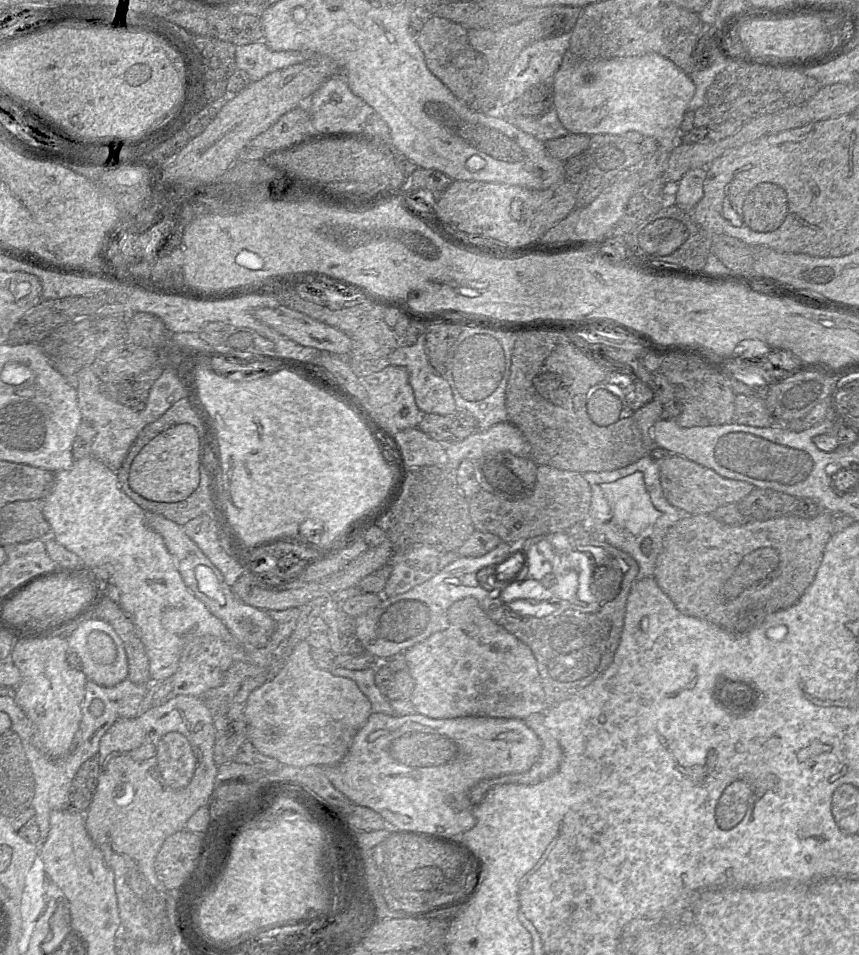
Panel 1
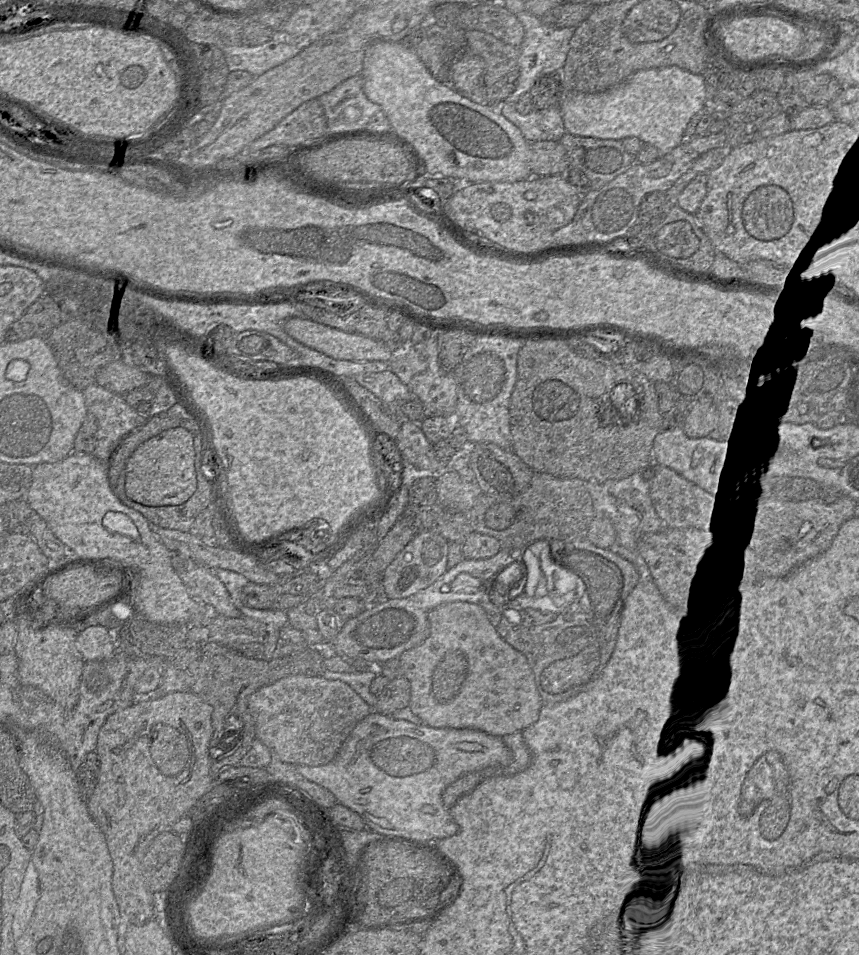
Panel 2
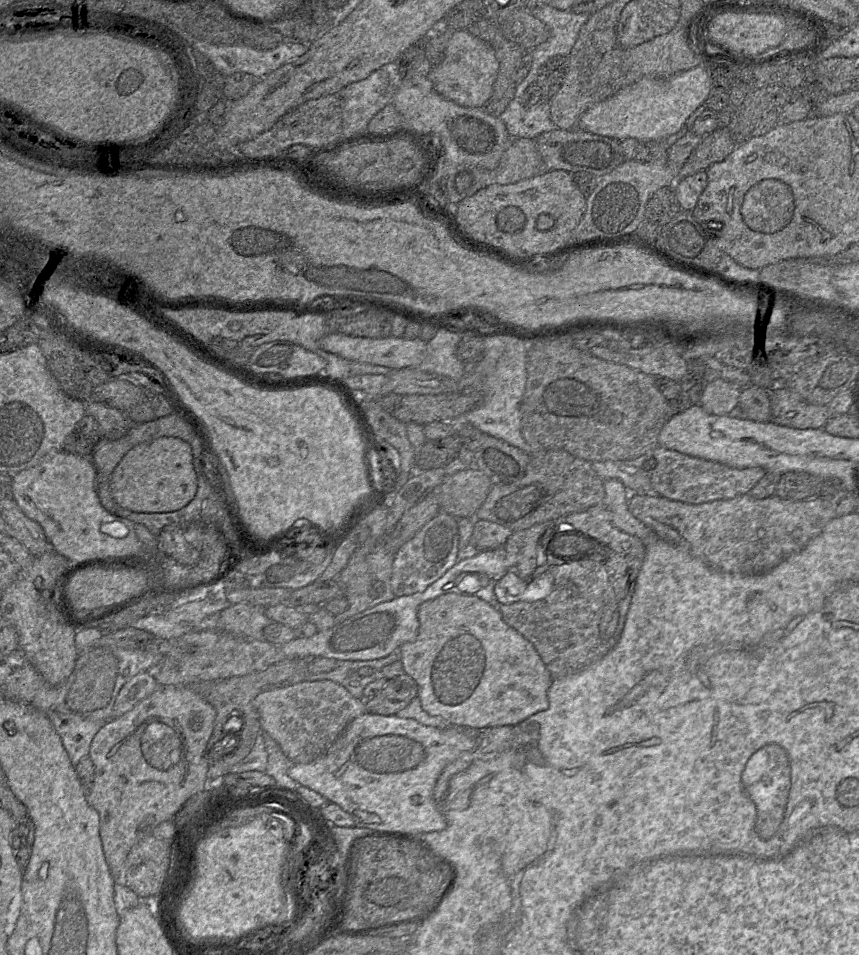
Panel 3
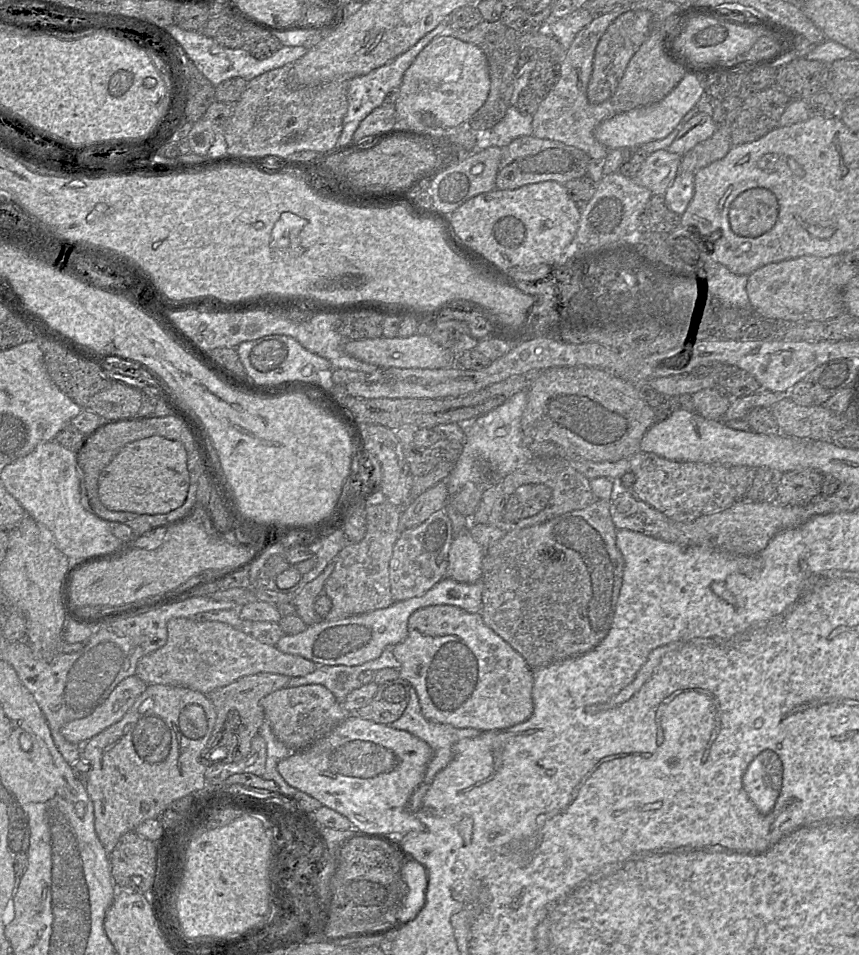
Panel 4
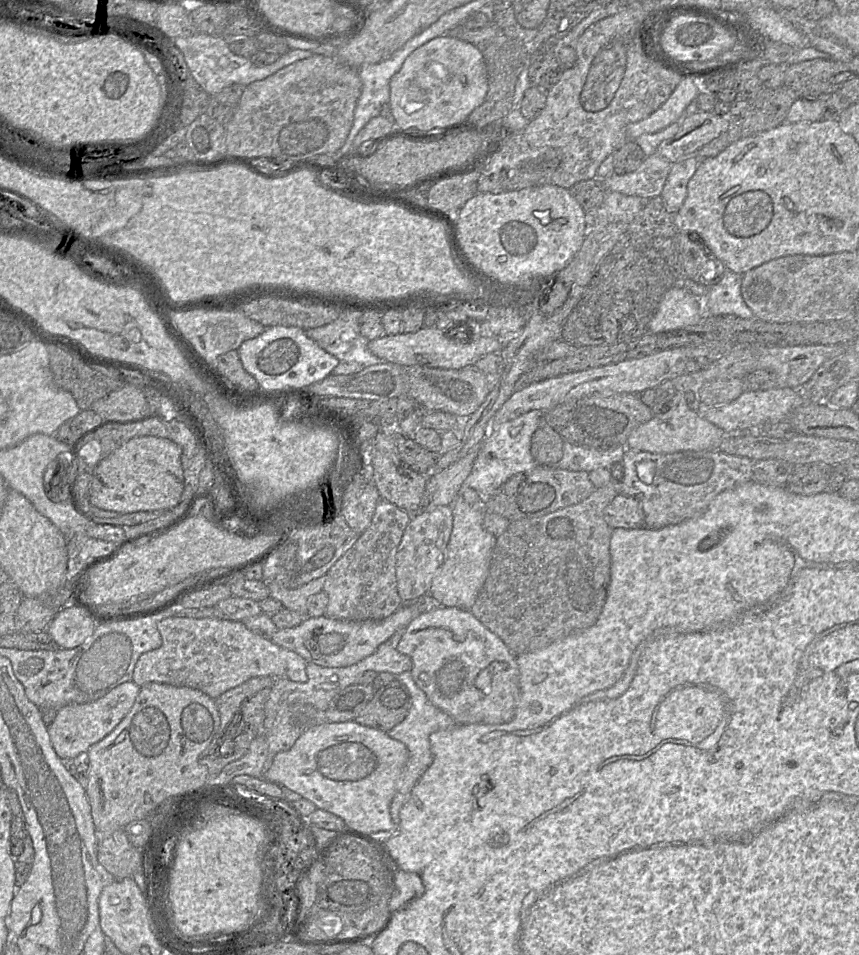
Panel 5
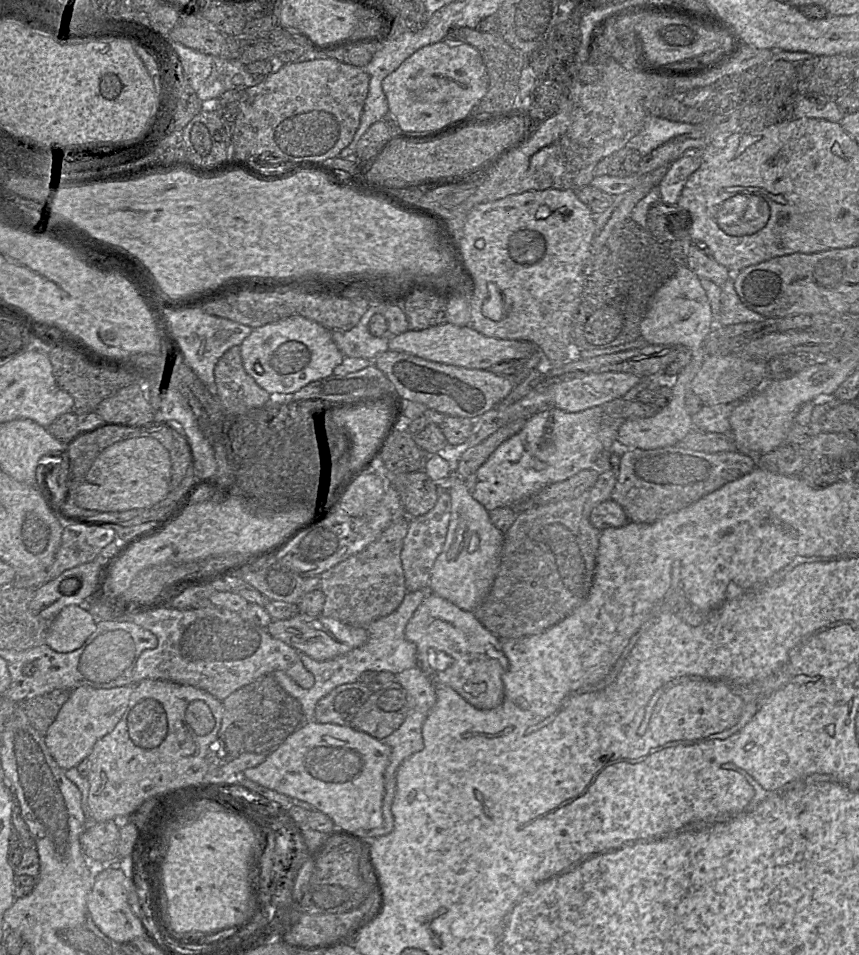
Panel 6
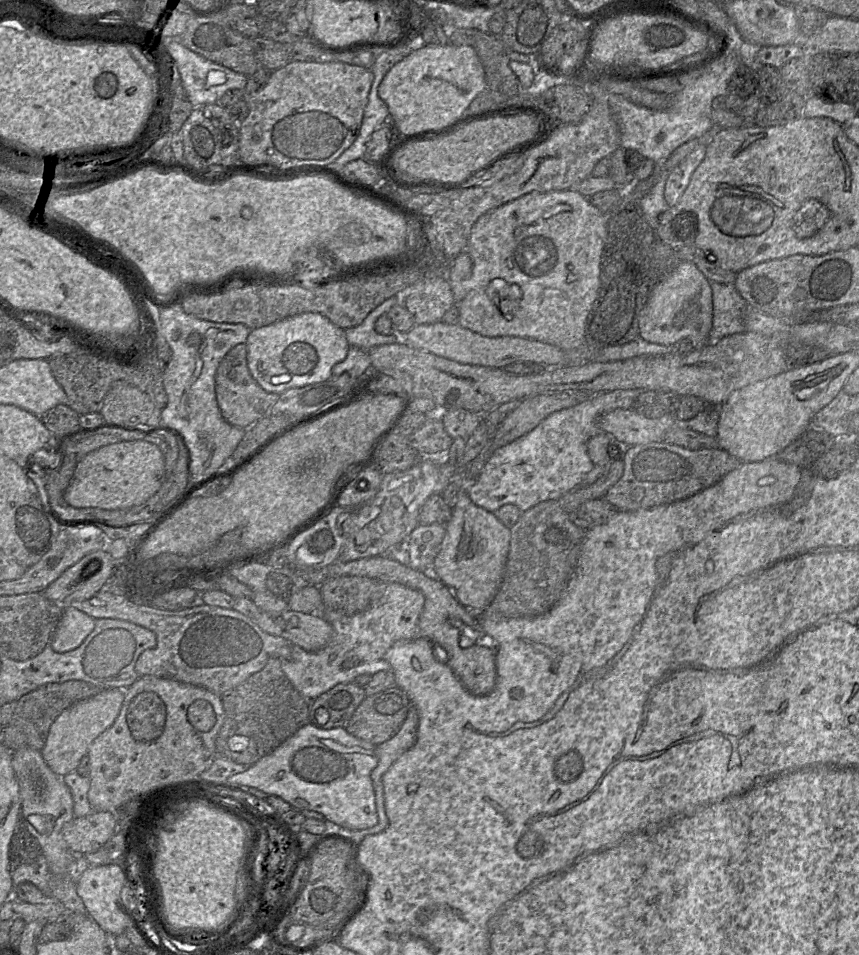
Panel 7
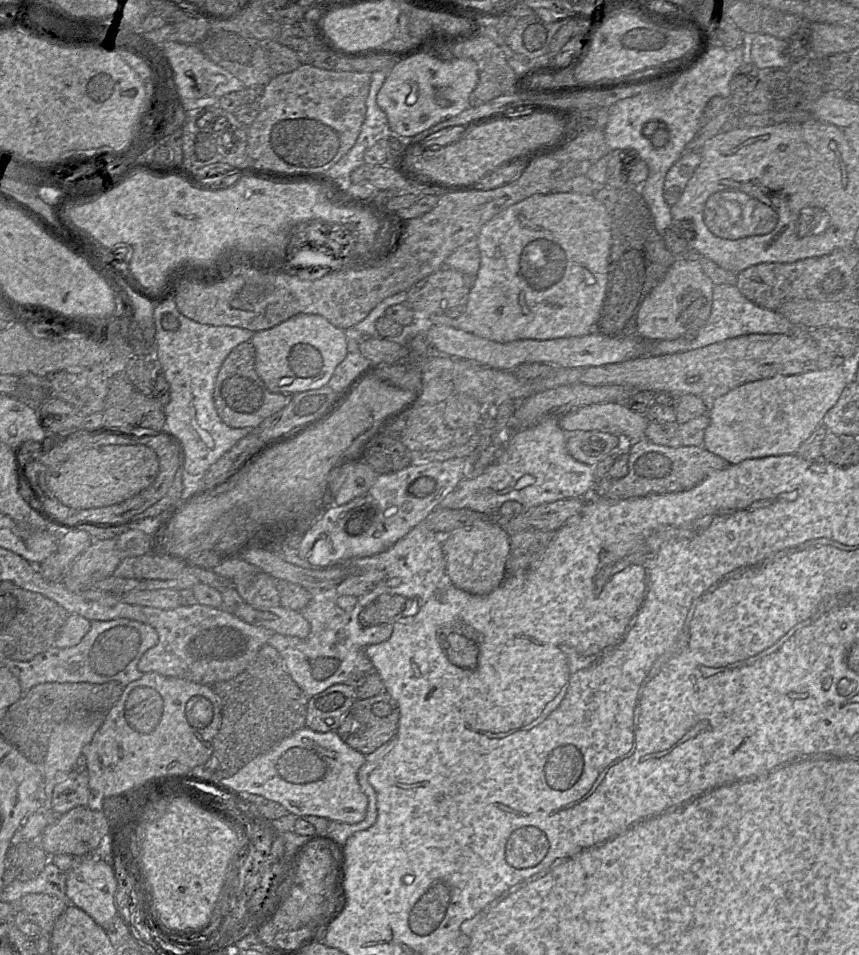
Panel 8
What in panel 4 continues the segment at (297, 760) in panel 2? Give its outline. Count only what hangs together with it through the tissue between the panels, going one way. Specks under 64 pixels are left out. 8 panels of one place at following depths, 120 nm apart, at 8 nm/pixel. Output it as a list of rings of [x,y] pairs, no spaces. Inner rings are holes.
[[[320,684],[276,690],[261,700],[261,706],[274,735],[293,752],[314,744],[351,715],[344,709],[342,702]]]

